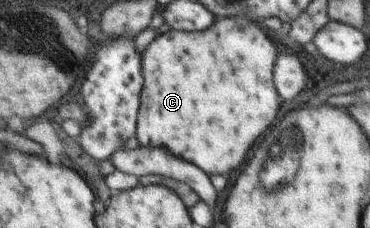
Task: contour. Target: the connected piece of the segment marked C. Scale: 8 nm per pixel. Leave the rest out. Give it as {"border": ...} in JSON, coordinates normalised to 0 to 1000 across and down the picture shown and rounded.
{"border":[[[624,79],[586,88],[570,132],[495,140],[459,132],[424,158],[384,232],[386,395],[368,526],[365,601],[378,640],[462,649],[462,675],[500,693],[565,772],[616,772],[641,746],[689,614],[732,553],[754,500],[754,439],[732,368],[732,307],[751,250],[738,145],[716,132],[703,96],[641,123]]]}

